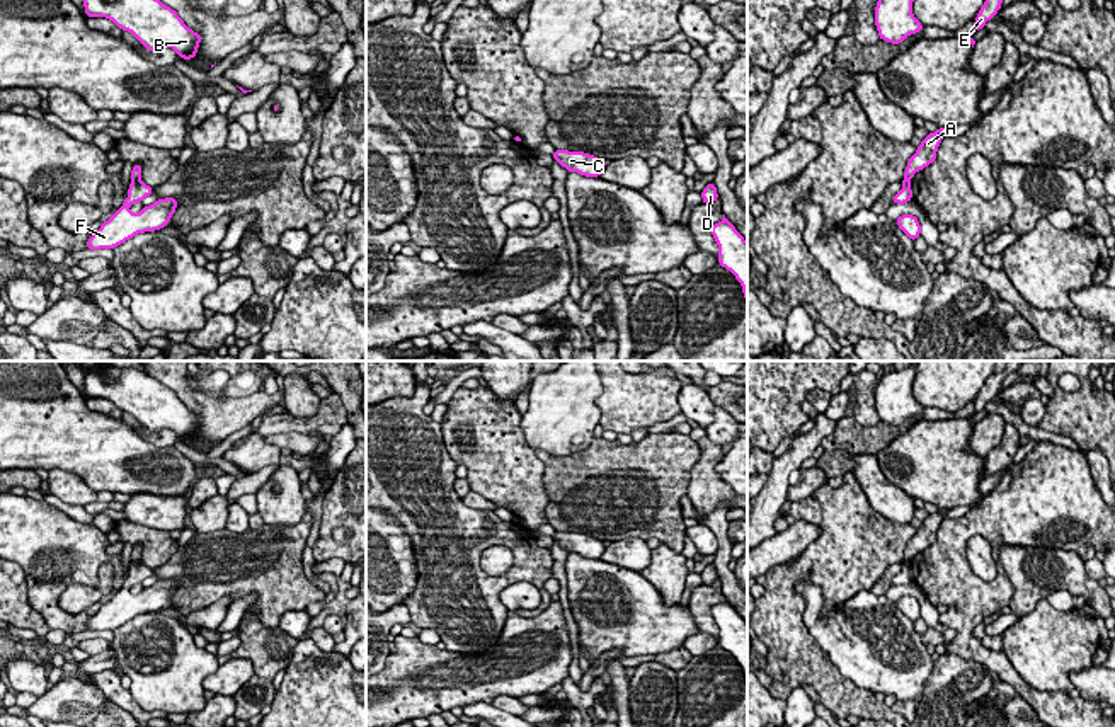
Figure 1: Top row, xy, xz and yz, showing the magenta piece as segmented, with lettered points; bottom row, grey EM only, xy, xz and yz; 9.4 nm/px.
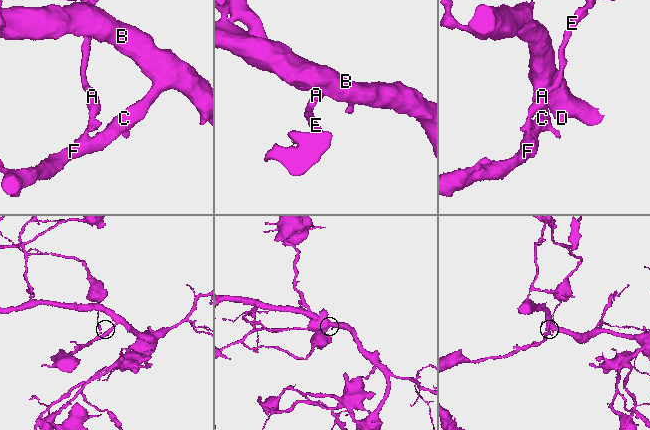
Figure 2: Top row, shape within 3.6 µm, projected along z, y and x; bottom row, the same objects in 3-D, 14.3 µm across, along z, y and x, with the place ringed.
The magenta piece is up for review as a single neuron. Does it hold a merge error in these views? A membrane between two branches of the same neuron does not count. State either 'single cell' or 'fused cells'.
fused cells

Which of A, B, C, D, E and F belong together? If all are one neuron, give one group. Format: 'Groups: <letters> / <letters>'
Groups: A E / B C D F

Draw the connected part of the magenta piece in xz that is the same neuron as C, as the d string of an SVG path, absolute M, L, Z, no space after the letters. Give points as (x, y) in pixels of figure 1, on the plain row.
M555 531L552 538L565 548L567 553L577 553L586 558L599 558L606 548L606 541L584 533Z

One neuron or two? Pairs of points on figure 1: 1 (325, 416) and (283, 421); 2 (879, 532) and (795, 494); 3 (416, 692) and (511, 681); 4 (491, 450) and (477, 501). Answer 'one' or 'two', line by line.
1: one
2: two
3: one
4: two

